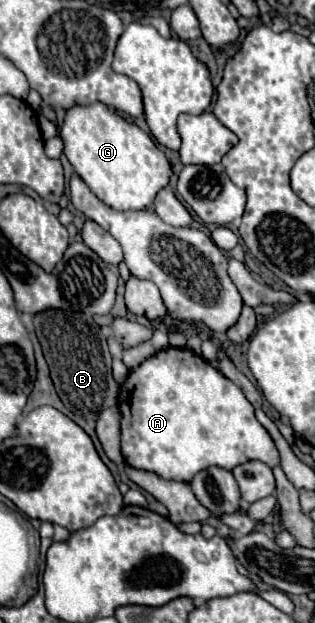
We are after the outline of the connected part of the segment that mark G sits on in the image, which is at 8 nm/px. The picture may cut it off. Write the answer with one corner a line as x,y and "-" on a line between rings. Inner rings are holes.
101,102
67,108
59,136
75,174
81,176
99,200
115,210
143,210
151,206
155,194
171,178
171,166
153,138

